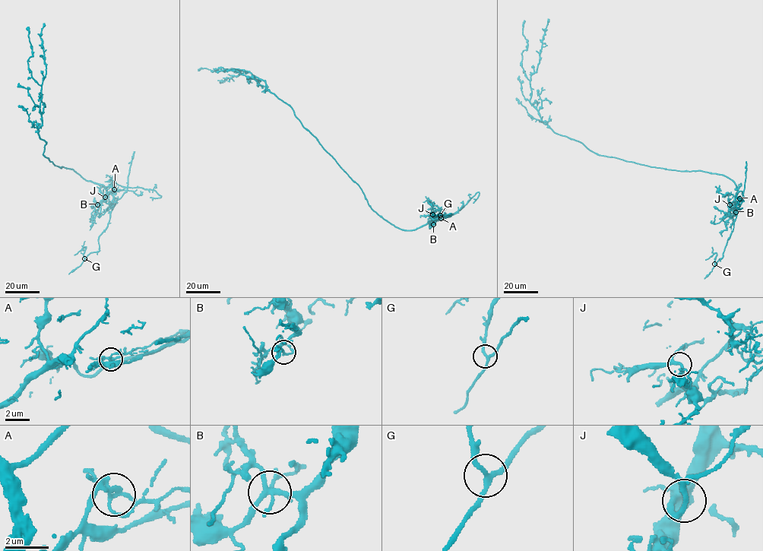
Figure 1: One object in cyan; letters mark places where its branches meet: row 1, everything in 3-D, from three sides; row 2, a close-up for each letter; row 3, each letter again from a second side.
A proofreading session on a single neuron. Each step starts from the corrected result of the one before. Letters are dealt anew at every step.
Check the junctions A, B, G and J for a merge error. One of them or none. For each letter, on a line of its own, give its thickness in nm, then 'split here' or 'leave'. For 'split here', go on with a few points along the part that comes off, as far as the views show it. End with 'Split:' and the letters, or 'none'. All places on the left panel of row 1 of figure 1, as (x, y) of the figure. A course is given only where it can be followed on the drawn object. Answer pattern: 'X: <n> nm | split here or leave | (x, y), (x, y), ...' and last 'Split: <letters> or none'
A: 180 nm | split here | (114, 189), (127, 188), (99, 235), (99, 249), (84, 258), (86, 247), (74, 254)
B: 190 nm | leave
G: 190 nm | leave
J: 200 nm | leave
Split: A

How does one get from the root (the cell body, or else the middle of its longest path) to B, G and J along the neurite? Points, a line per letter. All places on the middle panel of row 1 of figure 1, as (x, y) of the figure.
B: (354, 181), (374, 210), (397, 227), (413, 230), (432, 218), (435, 219), (433, 224)
G: (354, 181), (374, 210), (401, 229), (413, 230), (452, 214), (440, 215)
J: (354, 181), (374, 210), (401, 229), (416, 229), (435, 218), (432, 214)

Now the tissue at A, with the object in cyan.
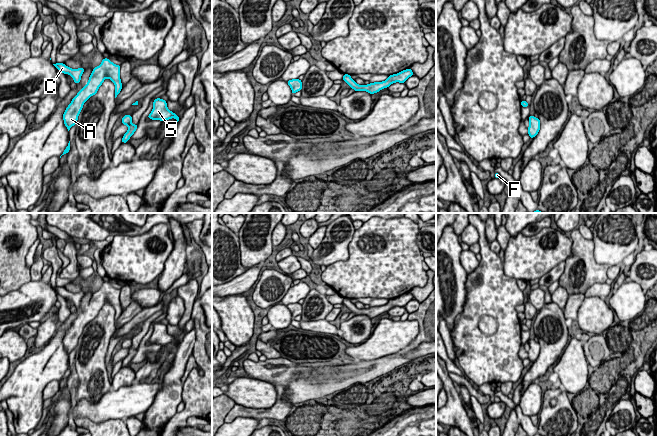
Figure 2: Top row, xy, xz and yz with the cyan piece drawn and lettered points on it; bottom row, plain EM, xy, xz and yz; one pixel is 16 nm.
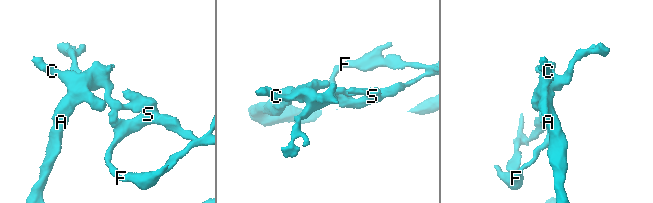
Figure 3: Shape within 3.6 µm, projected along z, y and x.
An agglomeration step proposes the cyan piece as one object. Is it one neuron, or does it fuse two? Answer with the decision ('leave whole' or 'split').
split

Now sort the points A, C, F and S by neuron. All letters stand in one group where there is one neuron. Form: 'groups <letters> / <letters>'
groups A C / F S

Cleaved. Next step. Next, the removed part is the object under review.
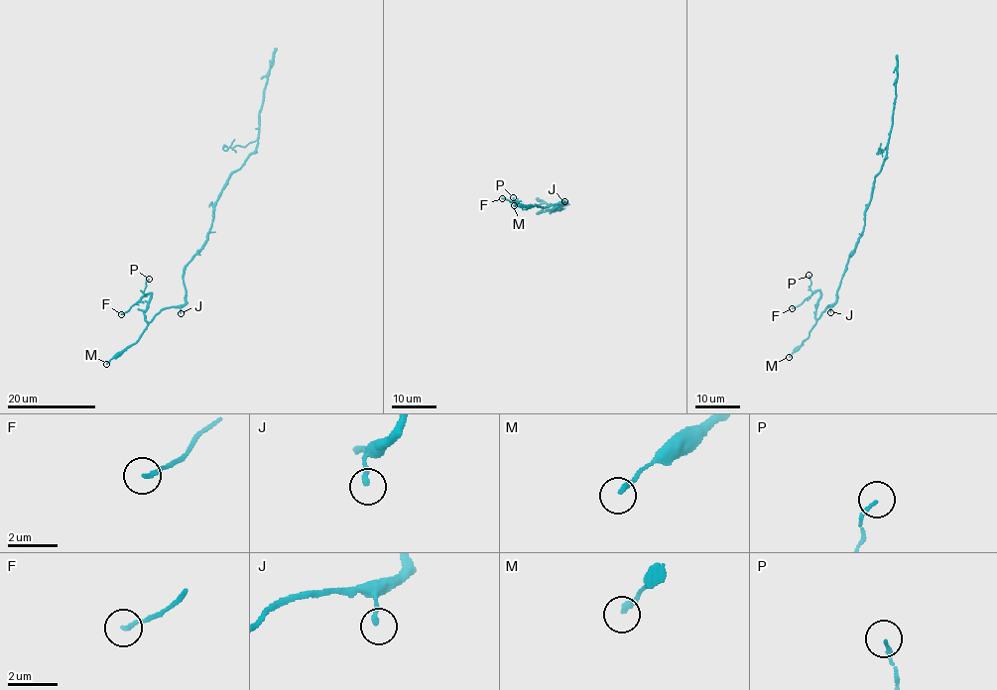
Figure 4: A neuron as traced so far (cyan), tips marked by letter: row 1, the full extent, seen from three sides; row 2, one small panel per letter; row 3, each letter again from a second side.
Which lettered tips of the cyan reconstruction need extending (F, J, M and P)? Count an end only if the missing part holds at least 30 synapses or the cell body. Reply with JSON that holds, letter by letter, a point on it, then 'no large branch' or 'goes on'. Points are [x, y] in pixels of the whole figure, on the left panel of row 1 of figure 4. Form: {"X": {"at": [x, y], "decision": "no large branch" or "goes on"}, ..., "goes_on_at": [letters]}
{"F": {"at": [121, 314], "decision": "no large branch"}, "J": {"at": [181, 313], "decision": "no large branch"}, "M": {"at": [106, 364], "decision": "no large branch"}, "P": {"at": [149, 279], "decision": "no large branch"}, "goes_on_at": []}

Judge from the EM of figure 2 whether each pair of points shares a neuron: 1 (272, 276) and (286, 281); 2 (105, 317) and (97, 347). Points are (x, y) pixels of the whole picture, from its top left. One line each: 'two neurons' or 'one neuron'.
1: one neuron
2: one neuron

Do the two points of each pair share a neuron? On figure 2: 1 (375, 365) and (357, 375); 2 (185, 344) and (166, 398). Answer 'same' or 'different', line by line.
1: same
2: same

